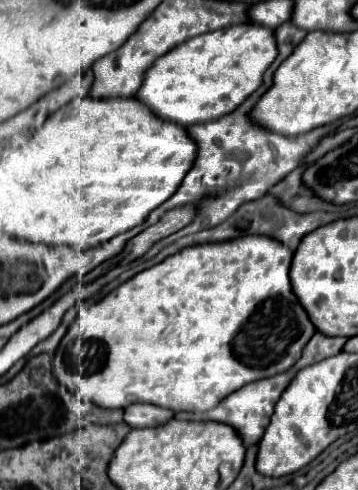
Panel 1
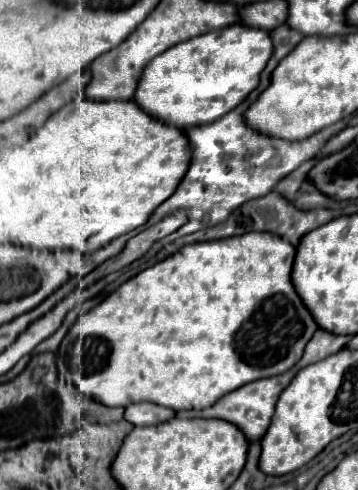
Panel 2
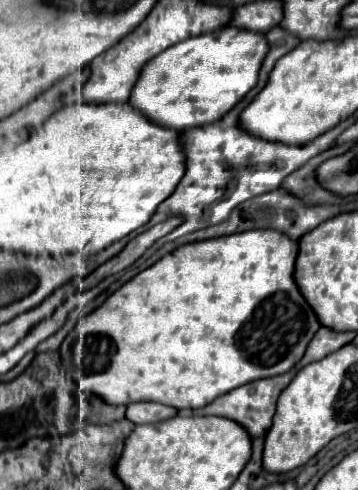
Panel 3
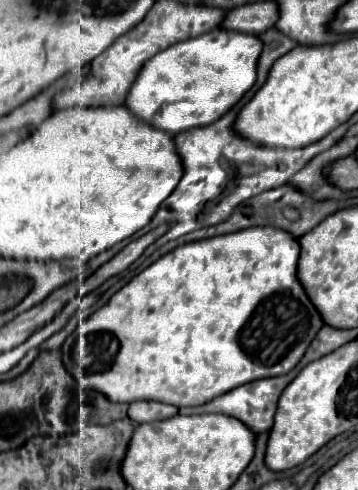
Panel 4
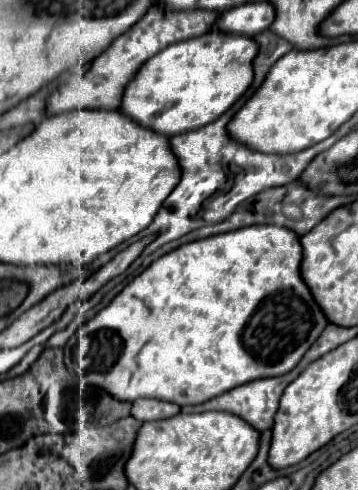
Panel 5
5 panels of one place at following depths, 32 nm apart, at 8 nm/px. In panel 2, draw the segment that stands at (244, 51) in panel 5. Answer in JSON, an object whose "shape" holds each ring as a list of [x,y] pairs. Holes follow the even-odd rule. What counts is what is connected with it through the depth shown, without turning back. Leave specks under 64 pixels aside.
{"shape":[[[234,24],[208,32],[208,36],[196,36],[184,44],[176,44],[176,48],[170,48],[164,56],[156,56],[156,60],[148,64],[132,102],[136,102],[148,116],[178,130],[218,120],[258,86],[260,72],[270,54],[272,42],[266,30]]]}

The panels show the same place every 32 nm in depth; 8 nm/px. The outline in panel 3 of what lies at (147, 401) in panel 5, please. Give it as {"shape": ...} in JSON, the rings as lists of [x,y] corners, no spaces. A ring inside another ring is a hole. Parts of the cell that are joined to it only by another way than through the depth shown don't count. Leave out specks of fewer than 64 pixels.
{"shape":[[[134,402],[134,404],[128,404],[126,418],[132,420],[134,424],[150,424],[150,422],[162,422],[162,420],[174,418],[176,412],[178,412],[176,408],[164,406],[158,402]]]}

